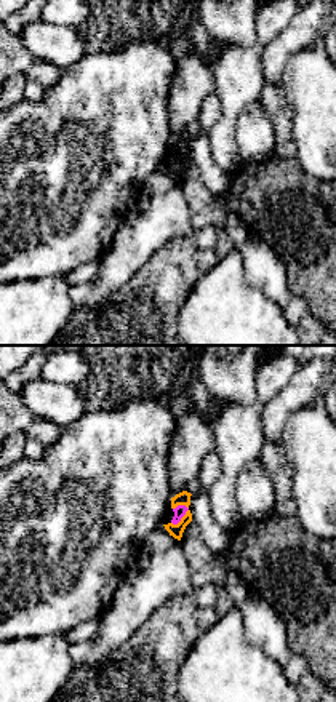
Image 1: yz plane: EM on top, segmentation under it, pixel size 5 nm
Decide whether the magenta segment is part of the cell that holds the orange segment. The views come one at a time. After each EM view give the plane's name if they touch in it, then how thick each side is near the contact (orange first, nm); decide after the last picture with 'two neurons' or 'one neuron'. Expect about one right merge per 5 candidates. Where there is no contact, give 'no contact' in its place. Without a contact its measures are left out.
yz | 70/60 nm

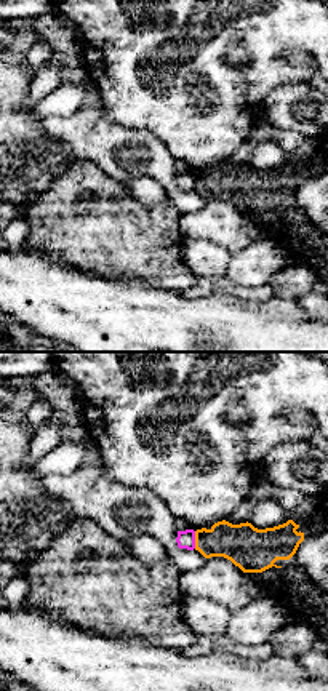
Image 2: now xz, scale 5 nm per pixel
xz | 200/100 nm

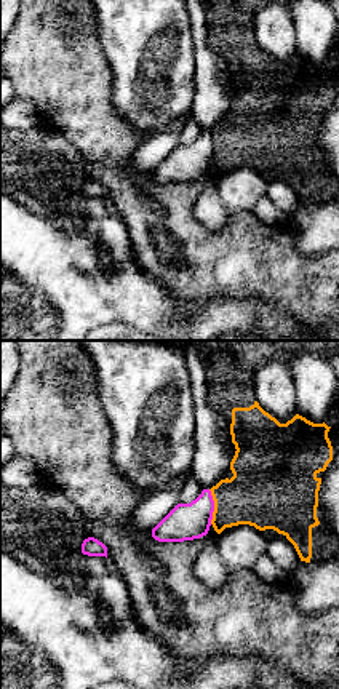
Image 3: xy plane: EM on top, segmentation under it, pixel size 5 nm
xy | 340/190 nm

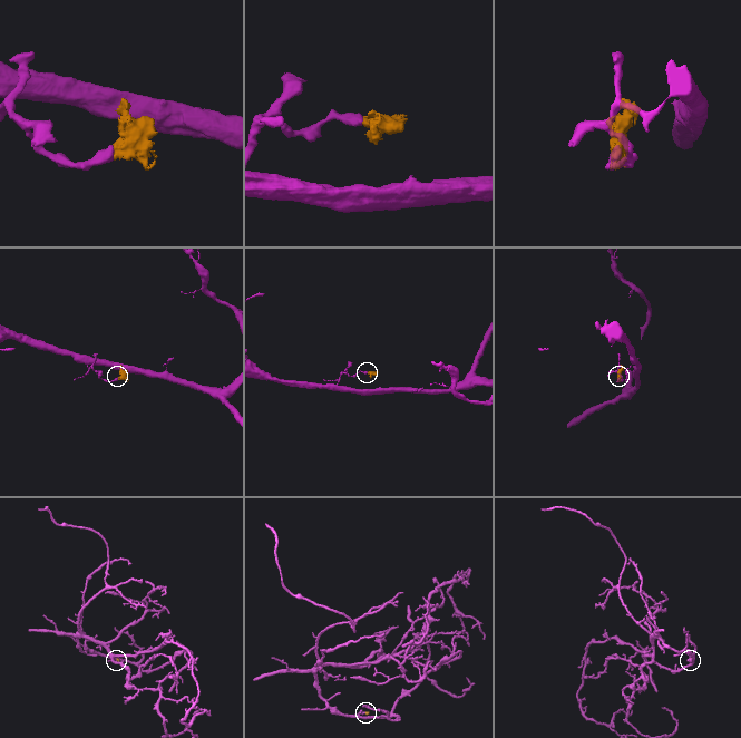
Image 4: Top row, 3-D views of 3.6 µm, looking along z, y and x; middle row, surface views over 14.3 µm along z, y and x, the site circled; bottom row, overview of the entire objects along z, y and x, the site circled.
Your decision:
two neurons

